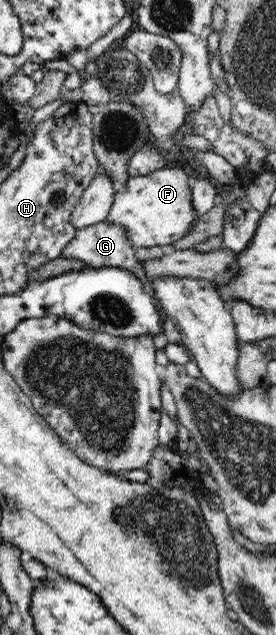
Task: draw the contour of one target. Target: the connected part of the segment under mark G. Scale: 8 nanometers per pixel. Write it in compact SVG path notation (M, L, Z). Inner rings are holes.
M104 220L104 222L98 222L96 224L86 226L86 228L77 230L74 238L69 240L67 245L64 247L64 250L62 250L61 256L81 260L88 268L99 269L102 267L116 267L132 271L136 277L142 281L142 284L145 284L144 292L146 292L151 299L154 299L156 308L163 317L162 328L163 333L165 333L168 338L168 342L183 345L180 332L178 332L177 328L175 328L174 324L172 324L172 320L163 314L161 304L159 303L159 300L155 298L155 289L152 286L152 282L148 283L148 279L145 277L144 269L138 261L136 248L128 240L127 232L125 232L121 226L112 224L109 220Z

